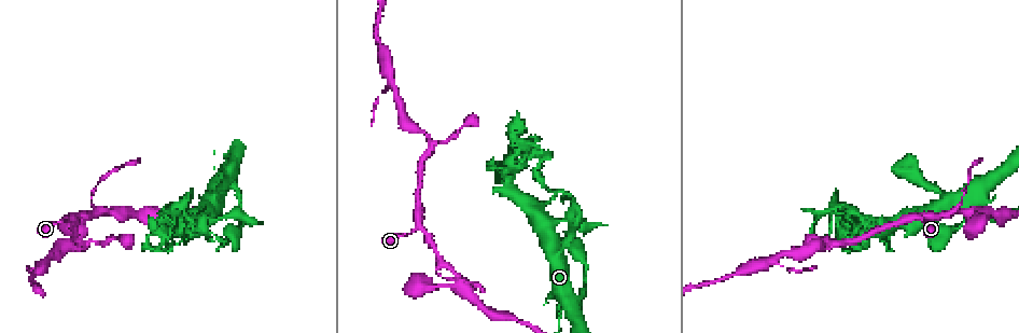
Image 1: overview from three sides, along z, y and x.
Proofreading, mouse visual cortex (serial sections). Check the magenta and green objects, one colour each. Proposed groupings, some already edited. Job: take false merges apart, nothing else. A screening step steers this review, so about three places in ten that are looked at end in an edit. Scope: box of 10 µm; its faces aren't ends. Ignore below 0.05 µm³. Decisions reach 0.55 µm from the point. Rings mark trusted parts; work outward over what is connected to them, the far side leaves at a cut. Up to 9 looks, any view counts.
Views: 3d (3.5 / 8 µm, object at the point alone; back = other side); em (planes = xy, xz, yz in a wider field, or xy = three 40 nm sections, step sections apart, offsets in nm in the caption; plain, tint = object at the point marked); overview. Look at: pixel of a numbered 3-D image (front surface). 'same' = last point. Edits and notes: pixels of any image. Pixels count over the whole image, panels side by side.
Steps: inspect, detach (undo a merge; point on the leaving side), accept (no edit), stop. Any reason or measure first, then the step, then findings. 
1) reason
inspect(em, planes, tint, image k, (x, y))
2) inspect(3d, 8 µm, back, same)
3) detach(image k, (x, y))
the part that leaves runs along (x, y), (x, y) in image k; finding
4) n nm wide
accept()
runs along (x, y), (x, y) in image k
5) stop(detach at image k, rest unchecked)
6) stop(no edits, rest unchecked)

abrupt turn
inspect(3d, 3.5 µm, image 1, (992, 219))

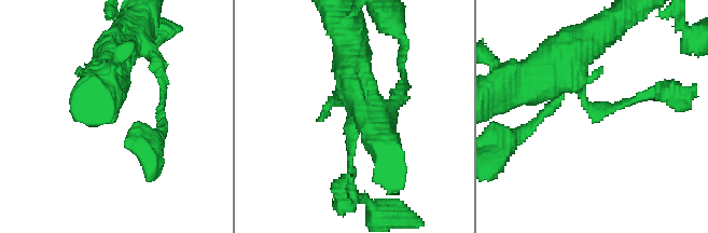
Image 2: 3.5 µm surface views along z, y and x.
arms of 100, 450 nm; shape alone is not enough
inspect(em, xy, step 2, tint, image 2, (603, 112))

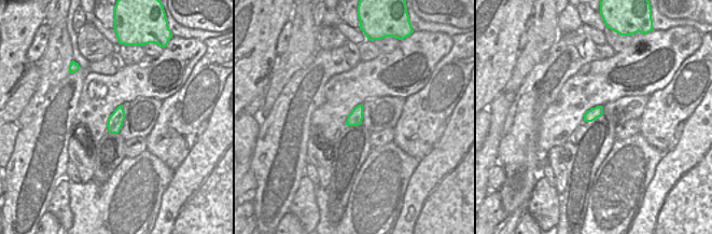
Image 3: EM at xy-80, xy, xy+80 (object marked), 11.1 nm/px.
accept()
runs along (546, 67), (593, 110), (662, 97) in image 2; one cell here

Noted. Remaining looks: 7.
sharp bend
inspect(3d, 3.5 µm, image 1, (424, 227))

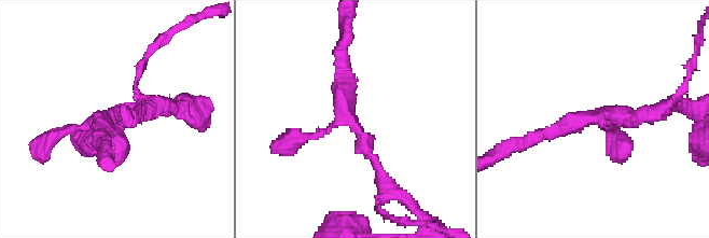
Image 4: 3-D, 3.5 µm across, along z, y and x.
inspect(em, planes, tint, image 4, (108, 115))

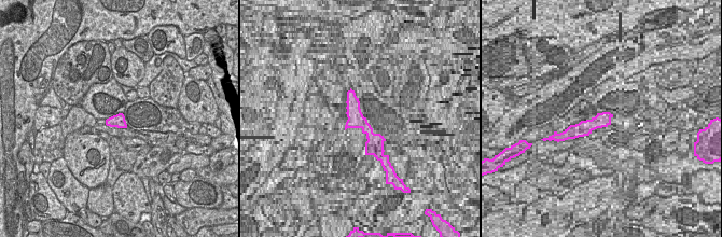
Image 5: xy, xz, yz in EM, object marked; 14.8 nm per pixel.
accept()
runs along (287, 144), (350, 122), (383, 180) in image 4; continuous, no second cell

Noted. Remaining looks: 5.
looks like a crossing
inspect(3d, 3.5 µm, image 1, (912, 224))

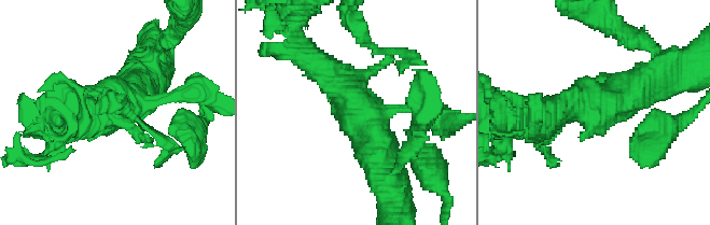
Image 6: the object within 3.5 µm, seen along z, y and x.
4 arms; arms of 200, 250, 400, 500 nm; need the tissue
inspect(em, xy, step 3, tint, image 6, (598, 103))

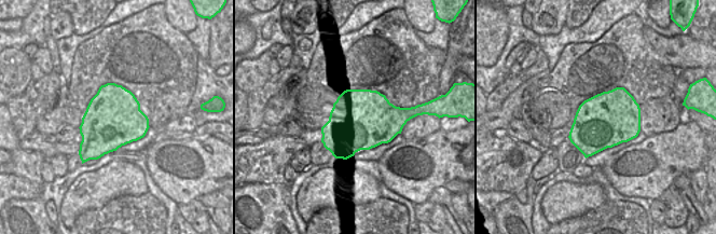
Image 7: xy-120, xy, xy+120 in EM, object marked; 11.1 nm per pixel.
another direction
inspect(em, xy, step 2, tint, same)

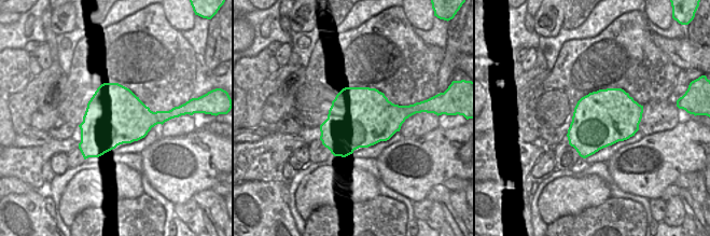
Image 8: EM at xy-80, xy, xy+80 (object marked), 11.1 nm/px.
accept()
runs along (391, 183), (372, 125), (325, 72) in image 6; one cell here

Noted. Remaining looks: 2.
side arm on a straight run
inspect(3d, 3.5 µm, image 1, (115, 211))

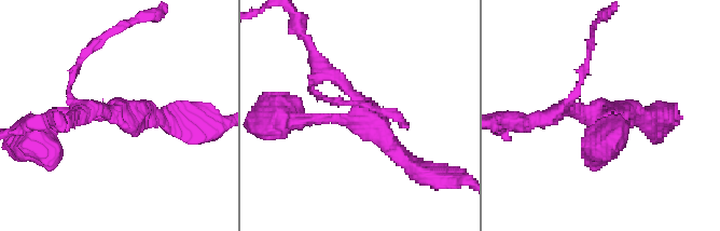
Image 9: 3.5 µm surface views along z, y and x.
3 arms; arms of 150, 200, 250 nm; now the EM
inspect(em, xy, step 3, tint, image 9, (120, 109))

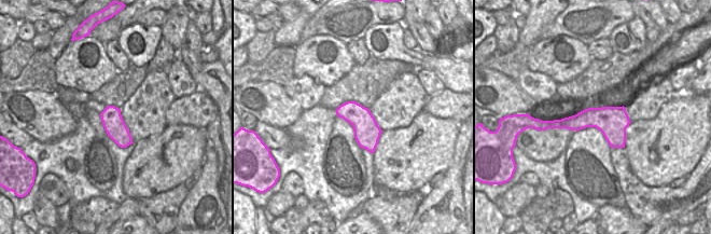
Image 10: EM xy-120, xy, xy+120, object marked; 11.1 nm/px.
accept()
runs along (316, 59), (362, 112), (293, 121) in image 9; one cell here

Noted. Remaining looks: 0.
stop(no edits, rest unchecked)

